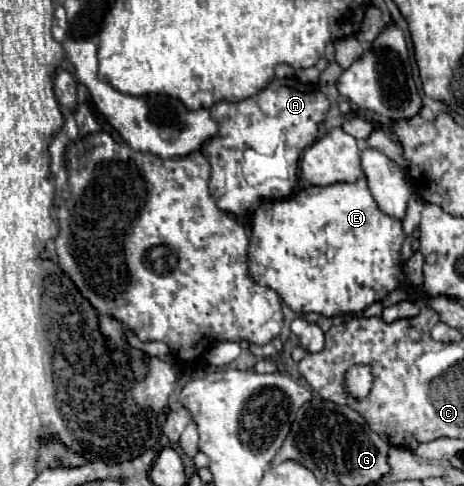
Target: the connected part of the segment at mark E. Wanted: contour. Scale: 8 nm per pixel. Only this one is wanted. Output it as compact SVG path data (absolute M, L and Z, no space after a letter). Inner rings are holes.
M365 177L355 183L337 183L329 187L299 189L291 199L265 201L253 215L253 233L249 245L249 271L253 279L271 287L297 313L321 313L337 317L347 313L361 313L375 301L383 301L389 291L397 289L403 271L399 265L399 251L403 245L401 223L379 211L373 201Z

